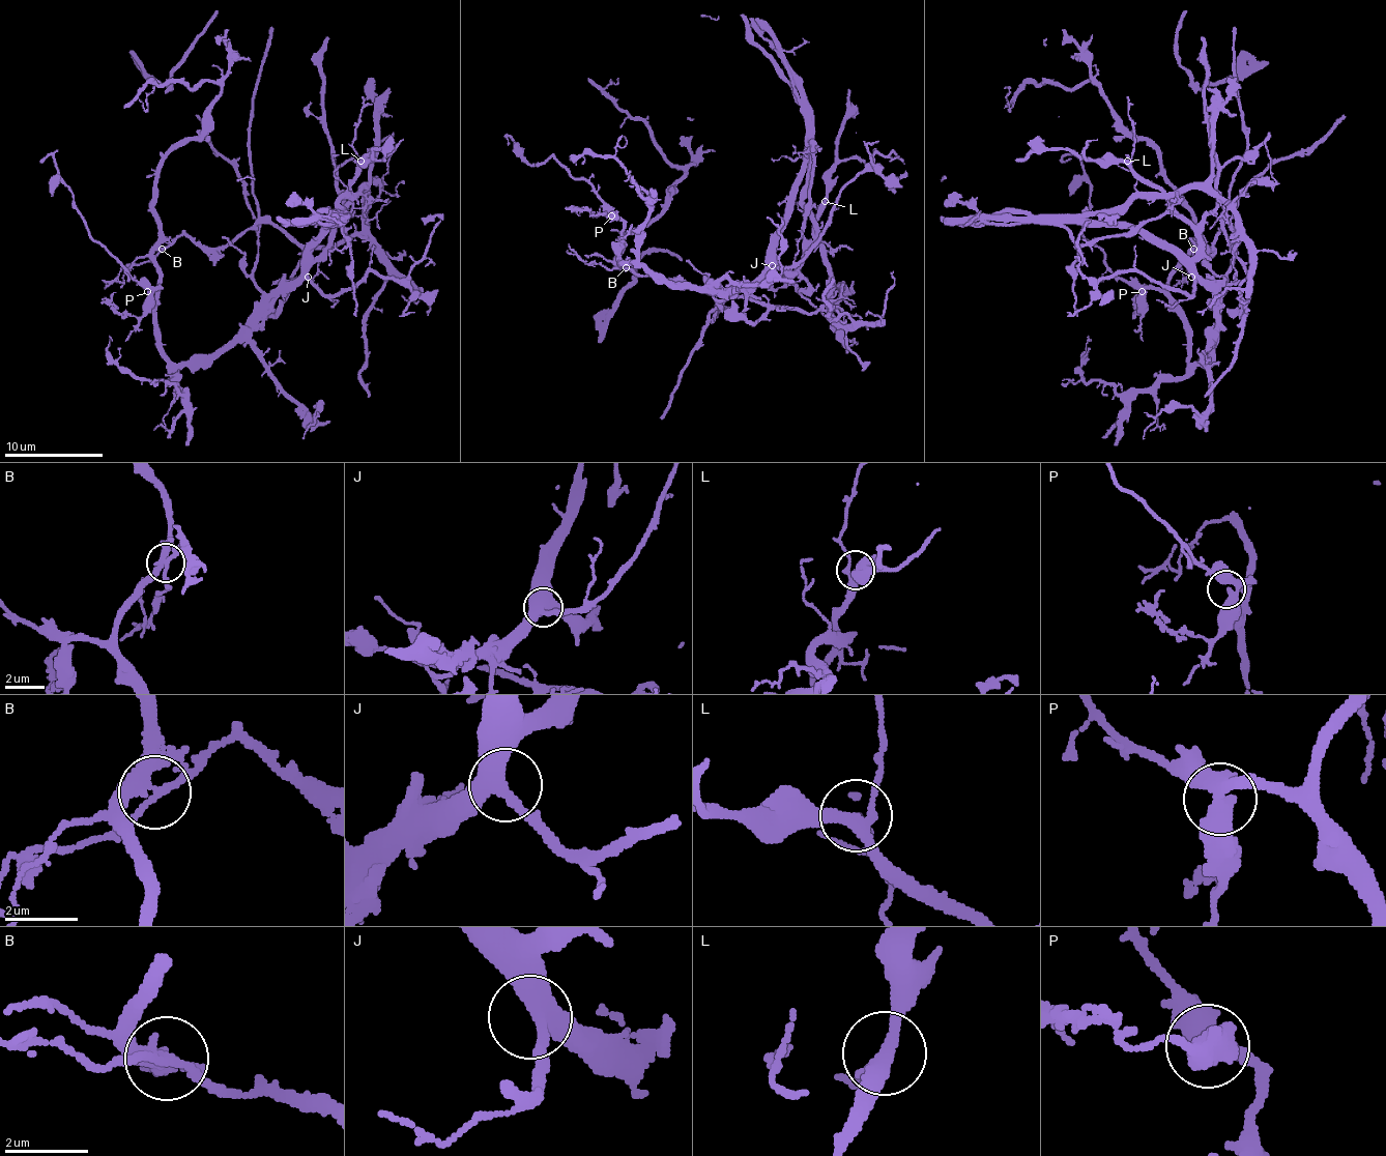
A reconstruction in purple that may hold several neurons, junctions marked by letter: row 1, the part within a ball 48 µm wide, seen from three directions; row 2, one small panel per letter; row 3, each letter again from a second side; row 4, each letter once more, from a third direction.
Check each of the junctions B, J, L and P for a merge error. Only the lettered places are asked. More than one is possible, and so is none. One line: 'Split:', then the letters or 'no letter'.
Split: B

